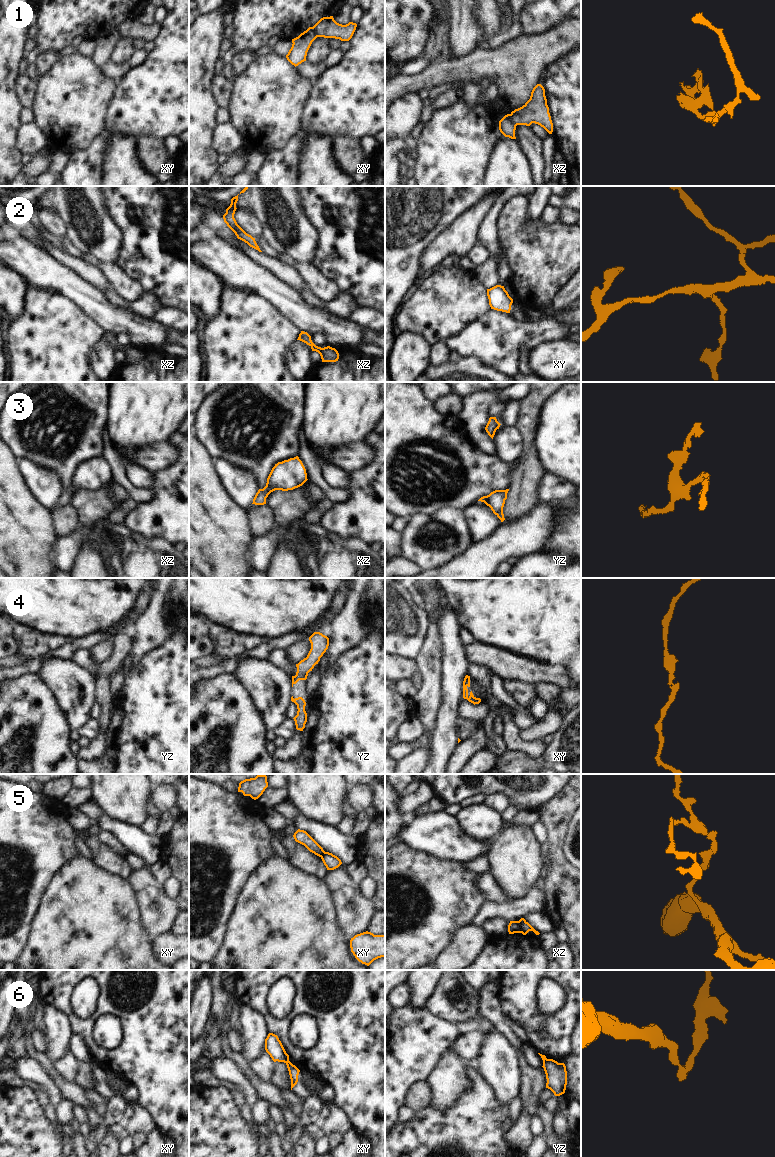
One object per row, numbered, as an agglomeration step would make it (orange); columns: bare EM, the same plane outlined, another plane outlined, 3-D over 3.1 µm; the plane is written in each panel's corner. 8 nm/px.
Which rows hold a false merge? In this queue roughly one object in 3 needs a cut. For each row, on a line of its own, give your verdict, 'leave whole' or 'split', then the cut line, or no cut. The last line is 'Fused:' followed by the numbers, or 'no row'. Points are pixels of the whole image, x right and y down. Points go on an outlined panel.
1: split | xz (510, 114), (510, 120), (515, 126)
2: leave whole | no cut
3: leave whole | no cut
4: leave whole | no cut
5: split | xz (517, 921), (520, 932)
6: split | xy (288, 1060), (286, 1063)
Fused: 1, 5, 6

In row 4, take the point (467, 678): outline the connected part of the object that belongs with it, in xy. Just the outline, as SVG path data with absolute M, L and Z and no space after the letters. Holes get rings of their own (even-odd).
M466 675L463 681L463 698L467 699L469 702L475 704L479 704L481 702L480 698L476 698L472 691L468 692L468 687L470 687L470 676Z

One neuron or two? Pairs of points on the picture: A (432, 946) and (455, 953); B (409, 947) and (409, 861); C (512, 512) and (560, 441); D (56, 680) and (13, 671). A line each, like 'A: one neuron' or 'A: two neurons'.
A: two neurons
B: one neuron
C: two neurons
D: two neurons

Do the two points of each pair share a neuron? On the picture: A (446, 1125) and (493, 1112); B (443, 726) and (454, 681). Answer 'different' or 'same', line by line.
A: same
B: same

